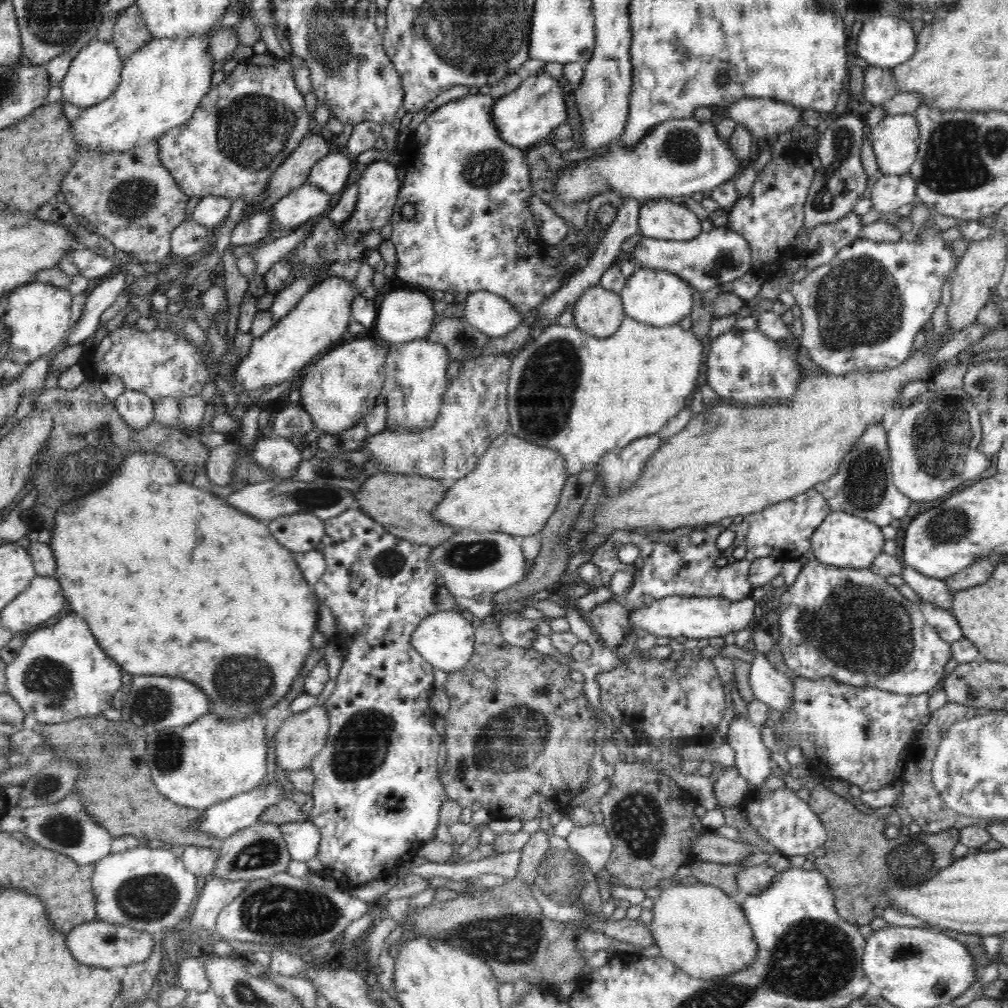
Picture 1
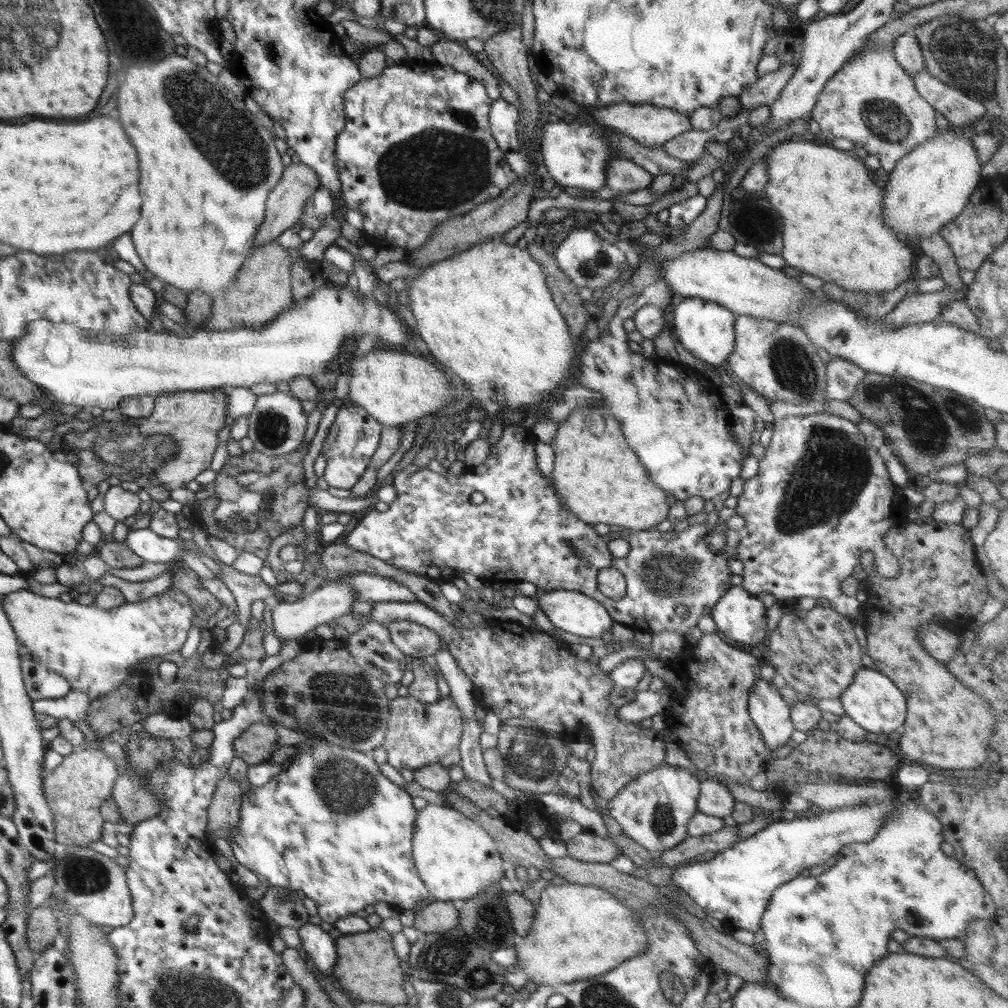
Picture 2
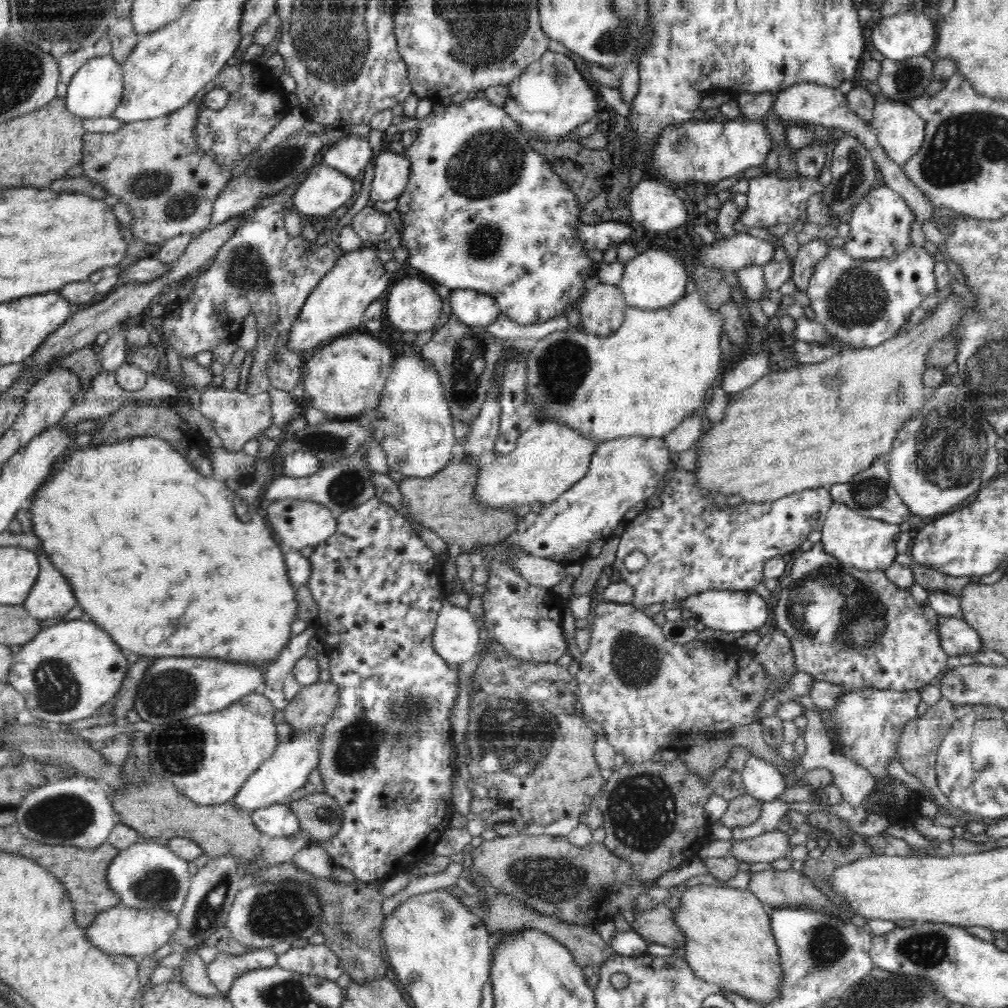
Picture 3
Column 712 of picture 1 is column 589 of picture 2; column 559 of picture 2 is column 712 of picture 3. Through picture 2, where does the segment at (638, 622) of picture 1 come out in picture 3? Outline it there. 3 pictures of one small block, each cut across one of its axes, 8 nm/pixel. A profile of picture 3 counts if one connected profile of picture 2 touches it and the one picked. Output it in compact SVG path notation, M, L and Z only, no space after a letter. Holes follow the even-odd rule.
M708 590L692 594L688 598L675 603L680 609L688 609L694 620L700 620L707 628L726 633L738 631L747 632L759 630L770 618L768 601L752 591Z

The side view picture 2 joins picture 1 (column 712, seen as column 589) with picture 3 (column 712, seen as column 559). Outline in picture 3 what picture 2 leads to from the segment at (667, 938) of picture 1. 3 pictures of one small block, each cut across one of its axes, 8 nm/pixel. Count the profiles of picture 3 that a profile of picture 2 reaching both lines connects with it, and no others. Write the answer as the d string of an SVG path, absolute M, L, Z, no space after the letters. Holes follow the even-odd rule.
M708 881L700 885L693 883L679 893L680 910L674 912L676 927L686 936L685 961L698 978L715 984L721 991L745 996L759 1004L768 1004L780 996L780 982L784 973L780 964L778 945L770 929L770 915L764 911L763 903L750 891L726 887L723 883Z

